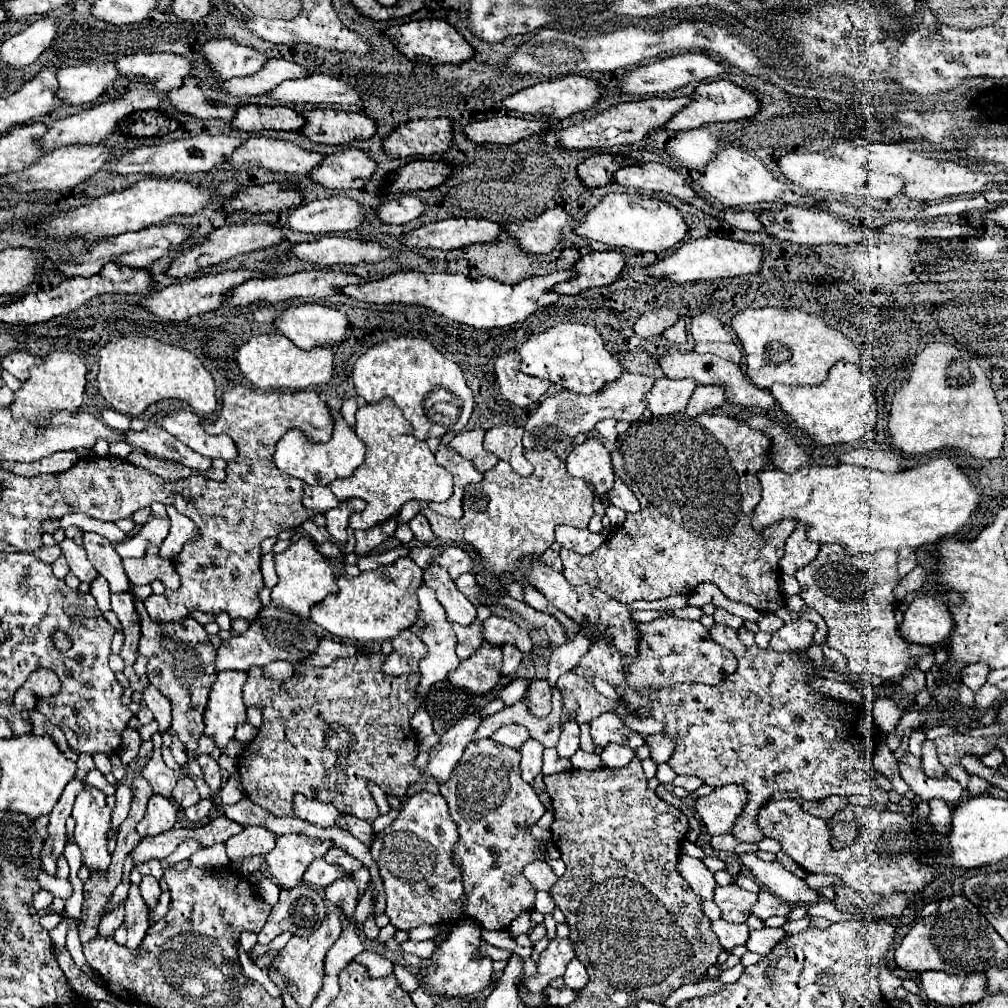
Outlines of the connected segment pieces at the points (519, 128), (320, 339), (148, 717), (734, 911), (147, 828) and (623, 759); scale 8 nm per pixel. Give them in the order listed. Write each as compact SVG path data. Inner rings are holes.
M488 117L464 125L464 135L474 143L498 143L512 145L532 133L544 133L548 125L544 121L526 121L520 117Z
M312 303L286 309L284 315L276 319L276 327L300 349L312 349L342 343L350 321L344 311Z
M142 707L134 717L132 717L132 723L128 723L130 727L134 727L134 729L140 729L142 725L146 725L146 723L150 723L152 721L152 713L148 711L148 707Z
M726 885L714 889L714 903L720 907L724 921L746 923L756 903L756 895L738 885Z
M152 795L144 819L138 823L140 837L154 837L164 831L170 831L176 823L176 807L170 799L162 795Z
M608 745L608 747L604 747L600 757L602 757L602 765L606 765L610 769L620 769L634 759L634 751L624 745Z

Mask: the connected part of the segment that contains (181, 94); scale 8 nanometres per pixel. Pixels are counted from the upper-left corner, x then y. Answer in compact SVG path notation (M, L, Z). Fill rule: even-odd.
M184 77L182 87L168 93L168 101L176 111L192 115L192 117L198 117L198 119L230 121L234 117L234 113L236 113L236 107L210 103L204 97L202 89L198 87L198 81L192 79L192 77Z

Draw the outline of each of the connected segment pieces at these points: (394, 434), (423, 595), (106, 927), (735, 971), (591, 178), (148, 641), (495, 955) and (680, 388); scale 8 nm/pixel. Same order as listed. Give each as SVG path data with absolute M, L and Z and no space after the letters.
M380 401L376 405L364 405L356 411L356 435L366 447L364 463L356 469L356 473L348 479L334 481L330 491L336 495L338 501L344 499L364 499L366 509L350 517L348 525L356 529L372 529L400 513L400 507L410 499L424 499L424 501L448 501L452 495L452 475L436 465L434 453L426 445L426 441L418 441L412 437L412 427L392 405L392 401Z
M422 585L418 589L418 601L420 601L420 613L418 613L418 621L412 625L412 631L422 639L422 643L426 645L428 649L428 655L420 661L420 683L416 687L416 697L426 697L430 687L442 679L446 679L446 675L456 669L456 665L460 663L460 659L456 657L454 653L454 647L456 647L456 637L454 637L454 631L446 619L446 613L442 609L442 605L436 601L432 589L428 589L426 585Z
M118 907L116 911L112 911L112 913L108 913L108 915L102 917L98 933L100 933L102 937L112 937L114 931L122 925L122 921L124 921L124 907Z
M738 963L736 967L732 967L732 969L728 969L728 971L722 971L722 973L716 977L716 981L720 981L722 985L736 983L736 981L738 981L738 977L742 975L742 971L744 971L744 967Z
M598 153L598 155L590 155L588 159L584 159L580 165L578 165L578 177L582 179L582 185L584 187L602 187L602 185L610 185L612 183L612 173L616 173L616 169L628 165L628 163L634 163L638 165L636 161L632 159L620 159L616 155L608 155L608 153Z
M136 601L136 611L142 619L142 639L140 639L138 653L150 659L146 667L148 679L156 689L160 689L164 697L170 699L172 729L178 733L180 741L184 743L188 757L192 757L196 751L198 739L204 731L202 715L204 715L204 705L208 701L208 689L216 679L216 671L214 671L216 649L212 647L206 629L190 617L186 617L180 623L160 625L144 613L142 601Z
M484 943L484 945L478 949L478 955L480 955L480 957L486 957L486 959L490 959L490 961L498 961L498 959L506 959L506 961L508 961L512 953L510 953L510 951L500 951L500 949Z
M662 377L656 379L652 389L646 393L644 401L648 403L652 415L670 415L686 409L688 397L692 395L694 389L696 385L692 385L692 381L688 379L672 381L668 377Z

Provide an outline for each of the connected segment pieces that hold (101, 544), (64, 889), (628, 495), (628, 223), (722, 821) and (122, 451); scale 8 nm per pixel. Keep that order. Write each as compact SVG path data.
M84 533L84 549L94 569L110 583L110 591L126 593L130 587L130 579L124 573L122 559L108 543L108 539L100 537L98 533Z
M40 871L36 881L40 883L42 889L48 889L54 897L62 897L62 899L68 899L70 893L72 893L72 885L68 879L56 879L52 875L48 875L46 871Z
M622 479L614 481L614 487L610 489L608 499L612 505L622 507L626 513L638 513L640 511L640 503L638 503L636 495L622 483Z
M608 193L594 209L586 213L580 225L576 225L574 233L586 239L594 239L600 243L606 243L610 247L626 247L626 249L638 249L642 253L646 251L666 251L682 243L688 227L684 219L680 217L680 211L658 201L658 199L648 199L642 195L616 195Z
M726 785L714 789L706 797L696 799L696 813L700 815L708 835L722 835L734 825L736 817L742 813L746 801L744 789L740 785Z
M116 441L116 443L110 443L110 455L114 455L114 457L126 459L130 451L132 451L132 445L128 445L126 441Z

